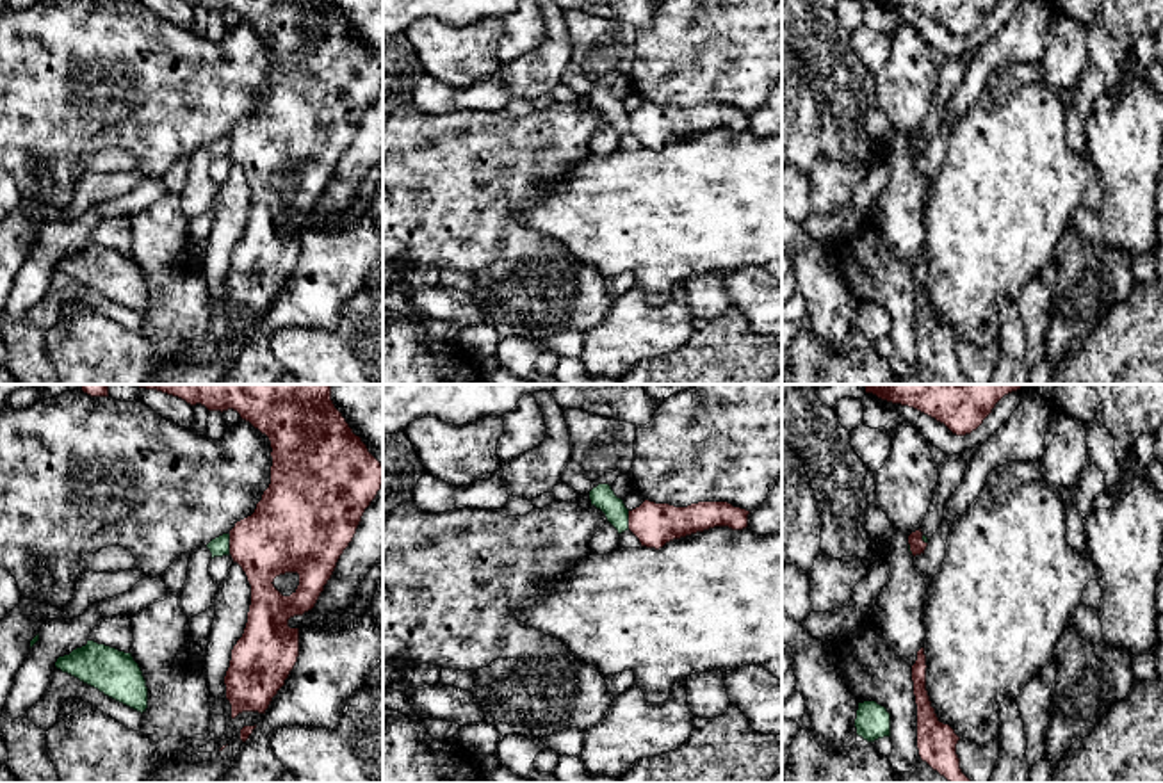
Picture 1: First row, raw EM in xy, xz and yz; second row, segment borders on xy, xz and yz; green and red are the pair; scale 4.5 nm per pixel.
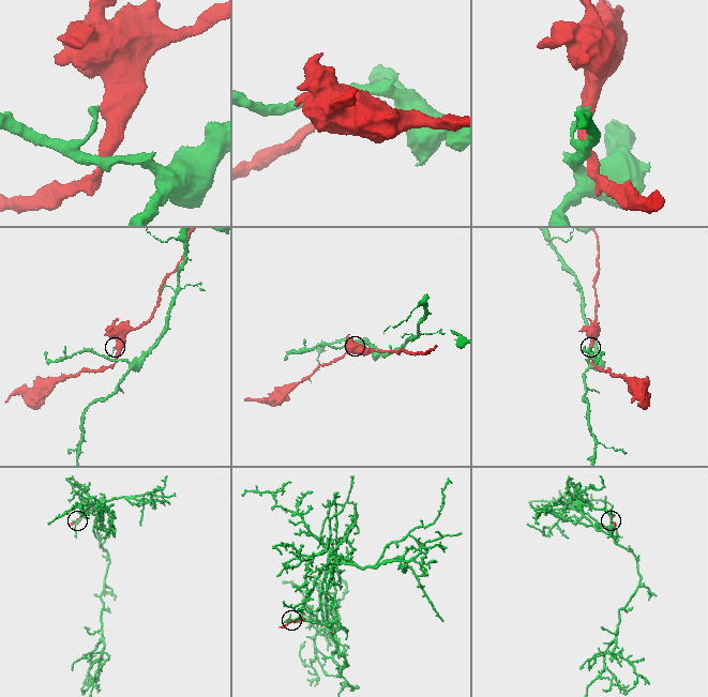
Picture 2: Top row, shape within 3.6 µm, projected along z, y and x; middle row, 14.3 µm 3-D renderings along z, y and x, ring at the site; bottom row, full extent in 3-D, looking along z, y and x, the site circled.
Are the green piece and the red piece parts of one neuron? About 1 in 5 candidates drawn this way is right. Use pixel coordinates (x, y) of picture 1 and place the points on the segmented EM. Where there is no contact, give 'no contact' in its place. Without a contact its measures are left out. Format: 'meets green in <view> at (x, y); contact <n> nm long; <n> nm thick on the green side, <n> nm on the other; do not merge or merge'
meets green in xy at (228, 545); contact 100 nm long; 90 nm thick on the green side, 340 nm on the other; do not merge

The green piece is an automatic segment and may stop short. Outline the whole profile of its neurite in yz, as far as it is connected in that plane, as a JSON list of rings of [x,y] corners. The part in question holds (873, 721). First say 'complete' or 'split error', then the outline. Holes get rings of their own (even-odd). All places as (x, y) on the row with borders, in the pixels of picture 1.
complete; [[[876,701],[858,703],[855,728],[857,735],[867,742],[891,737],[891,714]]]

